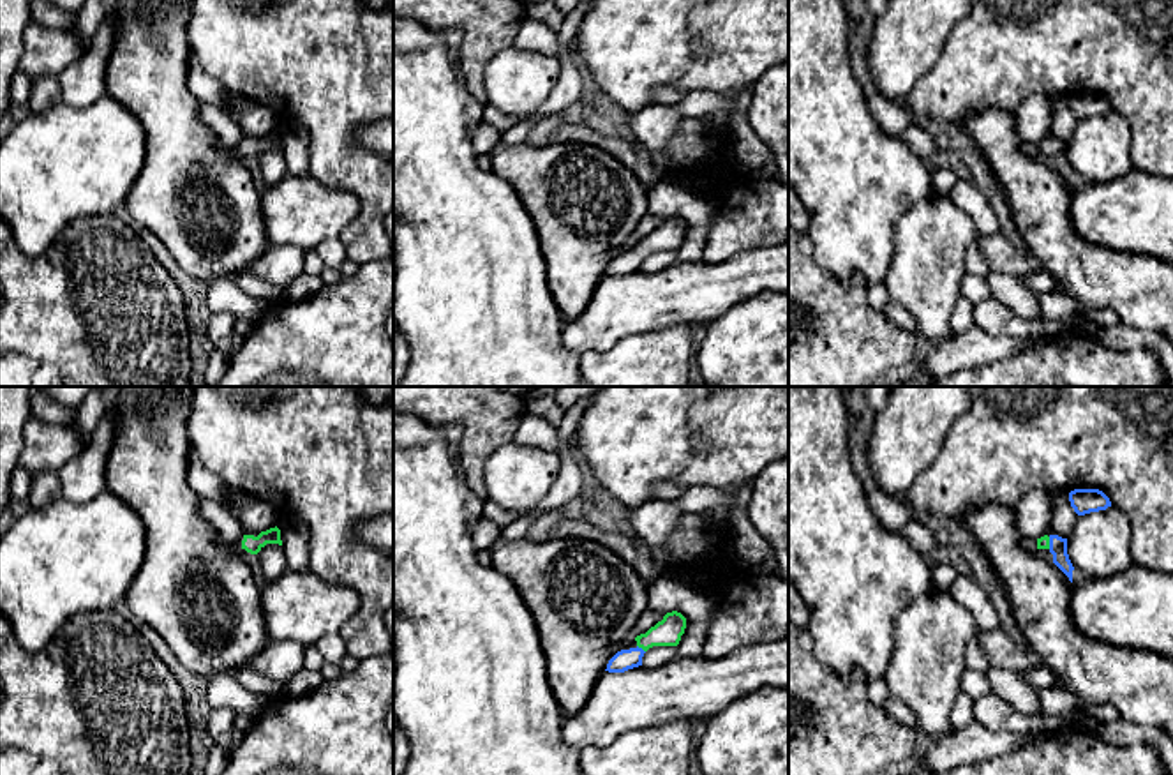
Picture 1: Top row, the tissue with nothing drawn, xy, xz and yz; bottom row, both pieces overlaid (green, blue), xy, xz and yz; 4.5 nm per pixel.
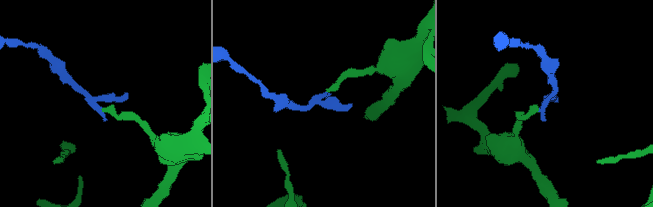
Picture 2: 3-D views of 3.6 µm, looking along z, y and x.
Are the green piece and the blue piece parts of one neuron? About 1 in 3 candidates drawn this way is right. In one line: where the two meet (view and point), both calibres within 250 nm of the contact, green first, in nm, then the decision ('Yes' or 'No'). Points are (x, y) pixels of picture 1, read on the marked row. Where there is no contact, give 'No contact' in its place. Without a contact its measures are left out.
Touches green at xz (641, 647). Thickness 130 nm (green) against 100 nm. Yes

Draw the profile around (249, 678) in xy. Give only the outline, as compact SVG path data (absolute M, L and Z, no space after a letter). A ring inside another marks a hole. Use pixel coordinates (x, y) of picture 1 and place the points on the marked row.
M249 666L240 667L233 671L231 674L243 688L259 696L263 701L286 696L282 683L268 680L266 676L259 674Z

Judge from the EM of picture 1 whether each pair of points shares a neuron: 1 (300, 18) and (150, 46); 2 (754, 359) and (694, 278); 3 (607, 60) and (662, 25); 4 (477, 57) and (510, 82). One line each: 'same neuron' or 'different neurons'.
1: different neurons
2: different neurons
3: same neuron
4: different neurons

